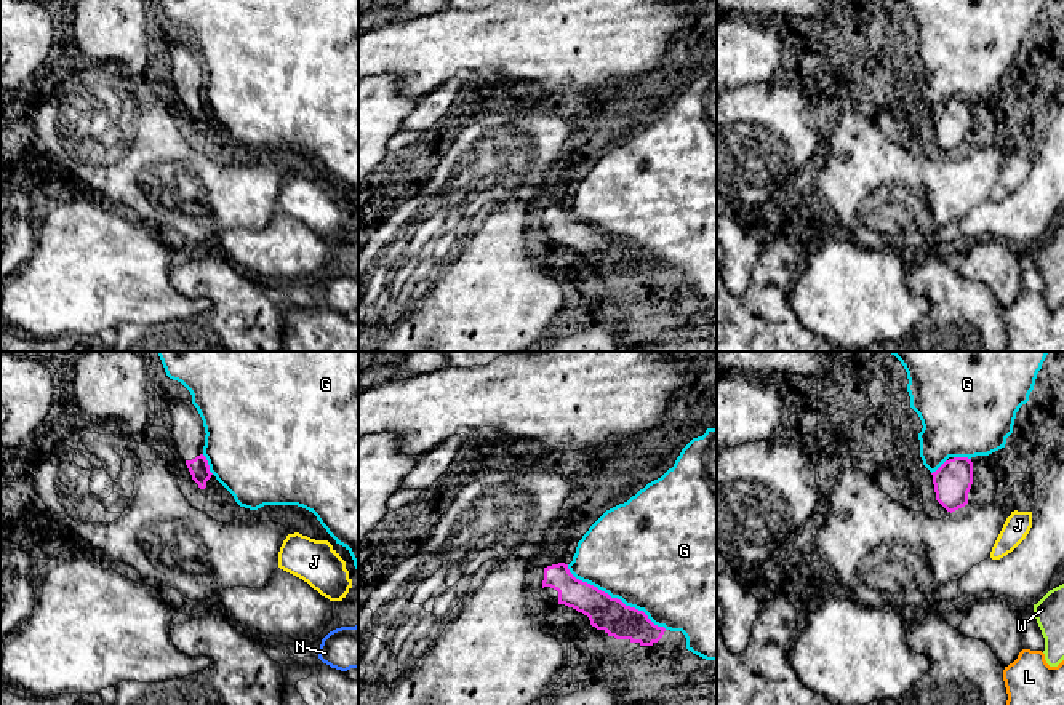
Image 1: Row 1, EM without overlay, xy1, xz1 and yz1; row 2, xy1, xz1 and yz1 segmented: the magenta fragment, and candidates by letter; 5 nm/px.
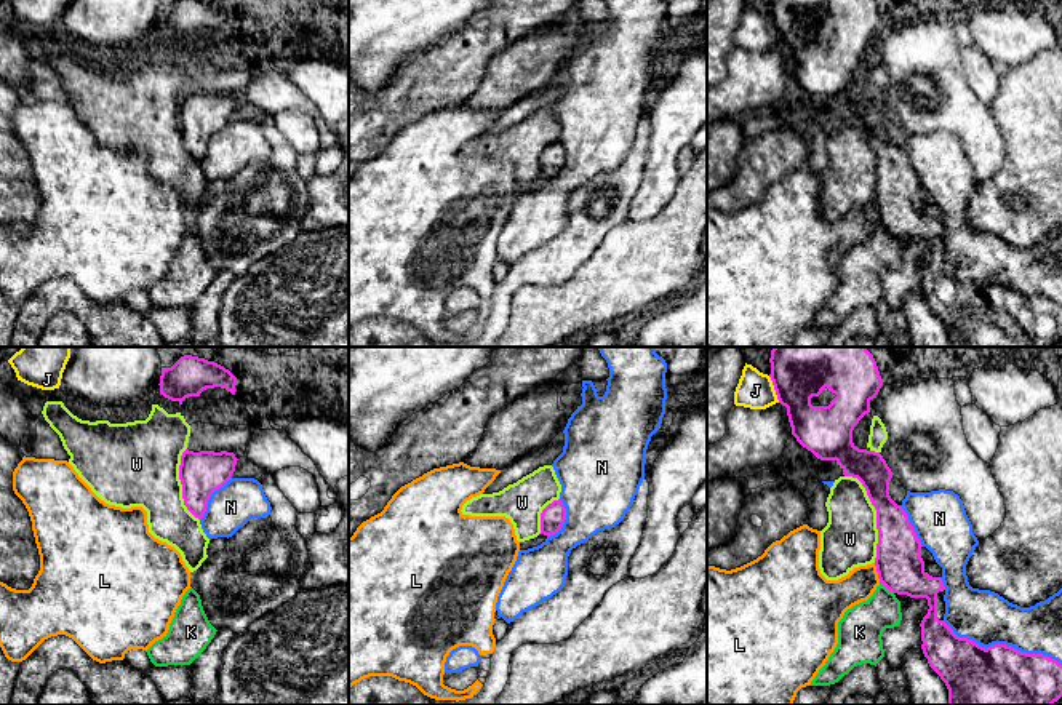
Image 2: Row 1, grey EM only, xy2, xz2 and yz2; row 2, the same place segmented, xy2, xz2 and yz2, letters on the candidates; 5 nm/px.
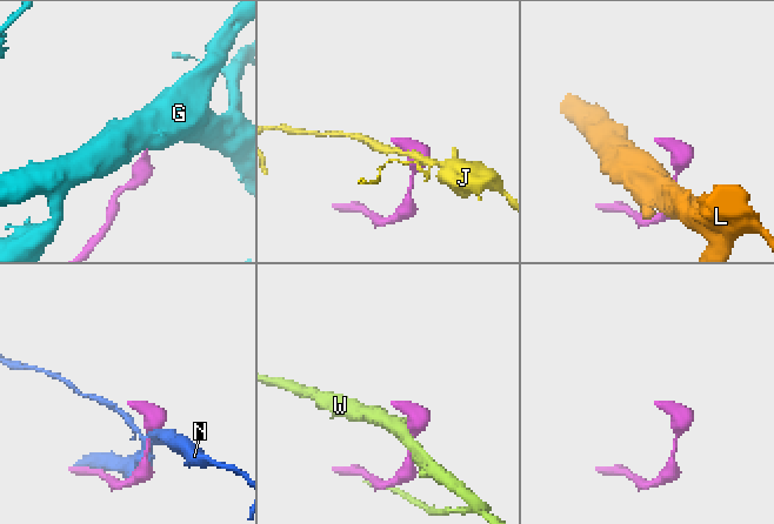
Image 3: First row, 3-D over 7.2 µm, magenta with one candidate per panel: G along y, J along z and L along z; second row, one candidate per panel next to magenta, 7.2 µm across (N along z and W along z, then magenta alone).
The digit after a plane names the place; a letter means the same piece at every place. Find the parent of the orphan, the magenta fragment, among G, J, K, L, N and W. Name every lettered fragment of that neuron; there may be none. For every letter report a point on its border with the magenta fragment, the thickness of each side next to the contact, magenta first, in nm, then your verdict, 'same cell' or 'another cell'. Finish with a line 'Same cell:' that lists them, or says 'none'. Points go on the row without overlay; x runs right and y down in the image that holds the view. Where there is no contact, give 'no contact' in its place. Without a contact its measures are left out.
G: contact xz1 (615, 240); calibres 170 and 480 nm; another cell
J: contact yz2 (774, 31); calibres 220 and 190 nm; another cell
K: contact yz2 (886, 229); calibres 240 and 220 nm; another cell
L: contact yz2 (878, 215); calibres 240 and 180 nm; another cell
N: contact yz2 (1002, 286); calibres 480 and 260 nm; another cell
W: contact yz2 (877, 157); calibres 220 and 280 nm; another cell
Same cell: none

